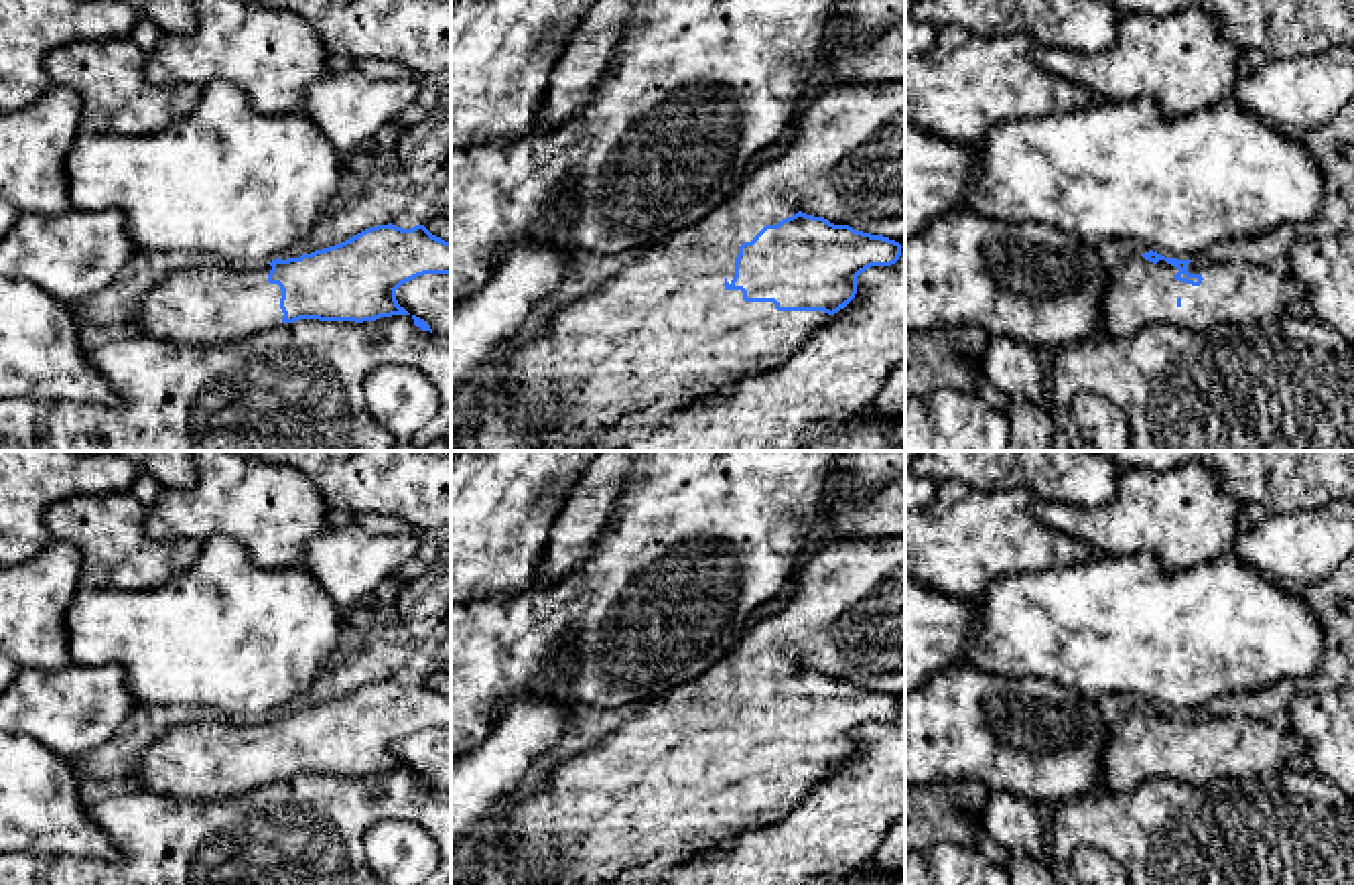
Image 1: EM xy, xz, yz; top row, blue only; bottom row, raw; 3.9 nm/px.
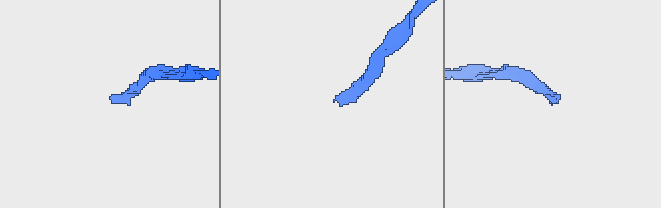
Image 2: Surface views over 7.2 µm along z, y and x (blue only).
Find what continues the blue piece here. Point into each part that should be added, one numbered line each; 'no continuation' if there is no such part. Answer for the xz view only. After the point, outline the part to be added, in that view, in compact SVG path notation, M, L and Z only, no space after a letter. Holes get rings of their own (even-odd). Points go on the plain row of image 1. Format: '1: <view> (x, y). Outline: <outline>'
1: xz (664, 778). Outline: M905 534L893 538L832 540L826 548L802 558L794 583L796 589L788 605L780 613L745 629L739 643L706 672L646 702L635 714L629 714L617 731L591 745L585 753L558 765L530 798L507 808L503 816L497 816L489 830L469 846L469 855L475 857L475 879L469 885L611 885L627 871L644 867L666 850L676 850L684 844L694 844L698 855L725 850L739 834L771 826L788 816L788 812L830 773L830 769L824 765L777 765L773 757L745 757L741 745L727 745L723 739L731 739L735 731L735 712L743 696L751 696L765 680L777 680L782 674L788 674L798 666L824 672L834 680L849 680L855 686L883 690L895 696L905 694Z

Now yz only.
1: yz (1139, 747). Outline: M1141 708L1110 725L1100 788L1110 794L1133 794L1153 777L1208 784L1267 775L1305 753L1301 737L1291 729L1275 729L1265 719L1192 714L1188 727L1204 733L1200 741L1175 735L1177 727L1165 714L1153 719Z

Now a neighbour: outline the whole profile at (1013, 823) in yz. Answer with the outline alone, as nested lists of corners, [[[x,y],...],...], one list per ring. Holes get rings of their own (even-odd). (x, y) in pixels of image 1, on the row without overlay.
[[[989,792],[983,826],[1007,853],[1023,850],[1045,861],[1050,832],[1041,824],[1037,804],[1009,792]]]

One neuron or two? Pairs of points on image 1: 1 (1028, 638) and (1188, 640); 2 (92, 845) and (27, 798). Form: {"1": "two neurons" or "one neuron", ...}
{"1": "one neuron", "2": "one neuron"}

